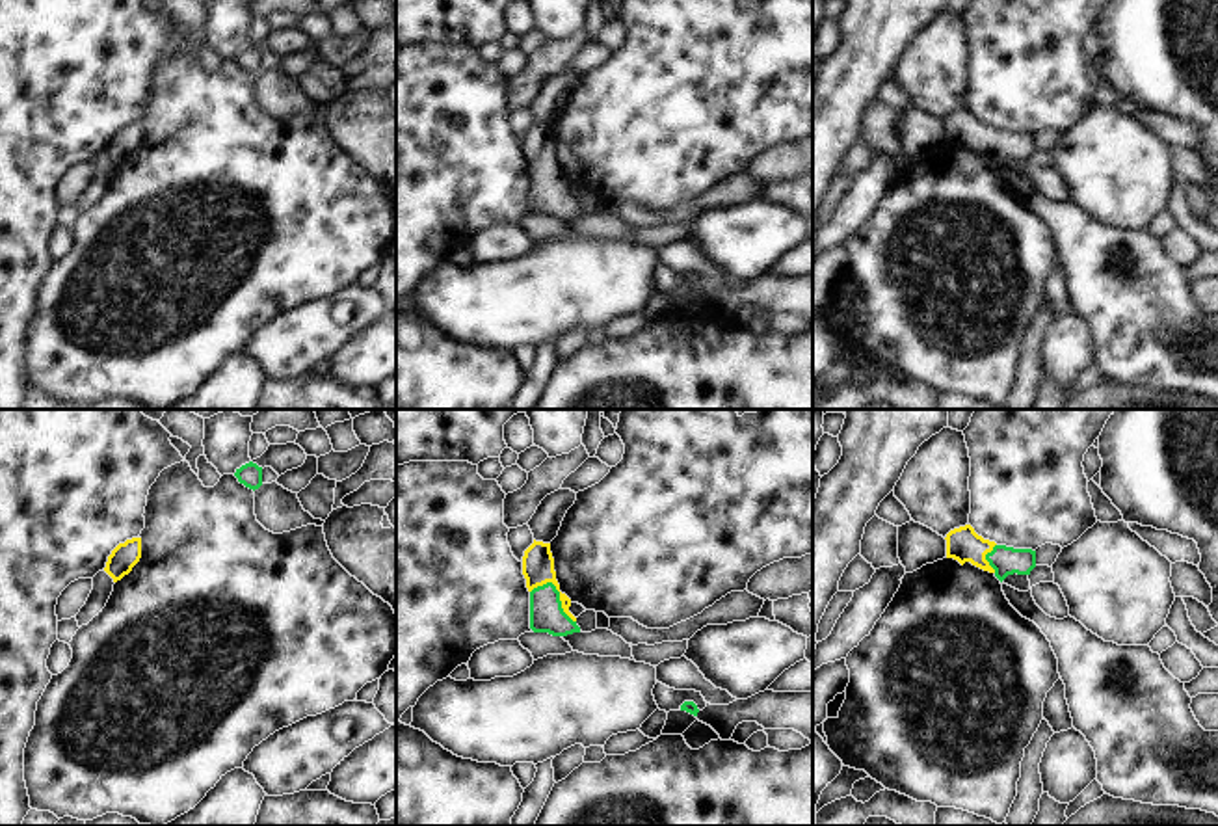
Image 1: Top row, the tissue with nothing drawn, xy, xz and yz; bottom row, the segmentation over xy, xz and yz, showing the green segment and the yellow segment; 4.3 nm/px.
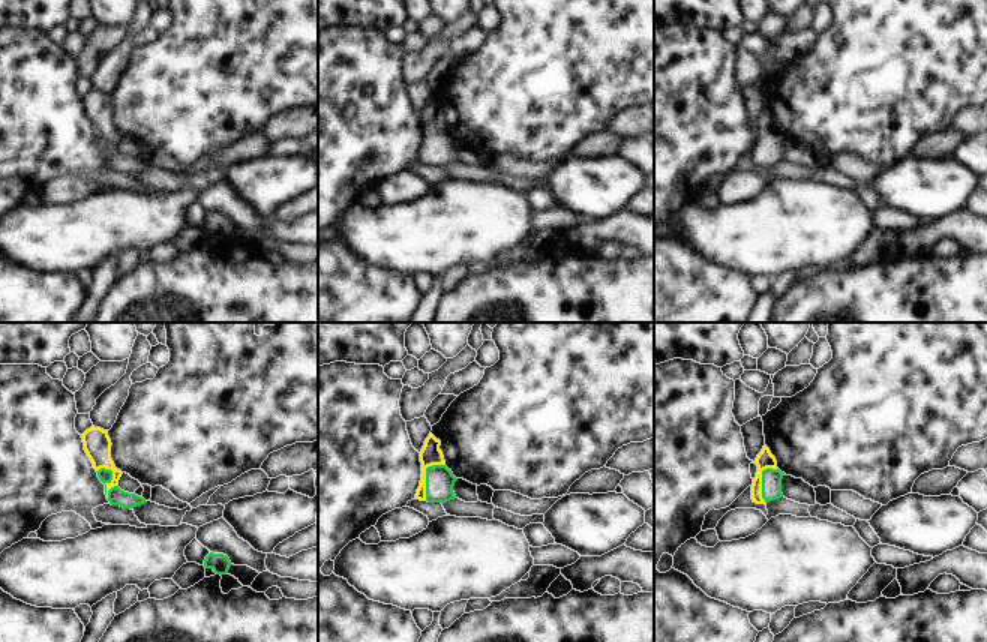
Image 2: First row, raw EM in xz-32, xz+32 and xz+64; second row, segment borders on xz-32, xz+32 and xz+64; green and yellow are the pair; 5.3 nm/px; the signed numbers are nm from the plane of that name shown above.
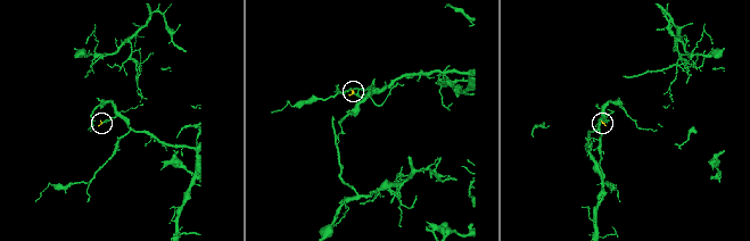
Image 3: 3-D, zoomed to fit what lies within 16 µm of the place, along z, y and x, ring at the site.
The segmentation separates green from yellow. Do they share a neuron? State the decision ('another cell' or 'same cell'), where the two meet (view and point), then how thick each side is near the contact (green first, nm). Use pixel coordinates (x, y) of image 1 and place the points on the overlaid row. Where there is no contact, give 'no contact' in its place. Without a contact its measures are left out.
same cell; contact xz (558, 592); calibres 140 and 140 nm

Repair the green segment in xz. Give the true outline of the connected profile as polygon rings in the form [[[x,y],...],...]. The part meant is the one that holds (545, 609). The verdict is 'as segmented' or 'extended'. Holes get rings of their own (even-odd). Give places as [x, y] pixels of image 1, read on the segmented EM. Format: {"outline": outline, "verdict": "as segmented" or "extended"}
{"outline": [[[534,540],[523,556],[523,575],[530,592],[530,629],[552,636],[580,633],[569,612],[571,599],[560,592],[550,543]]], "verdict": "extended"}

